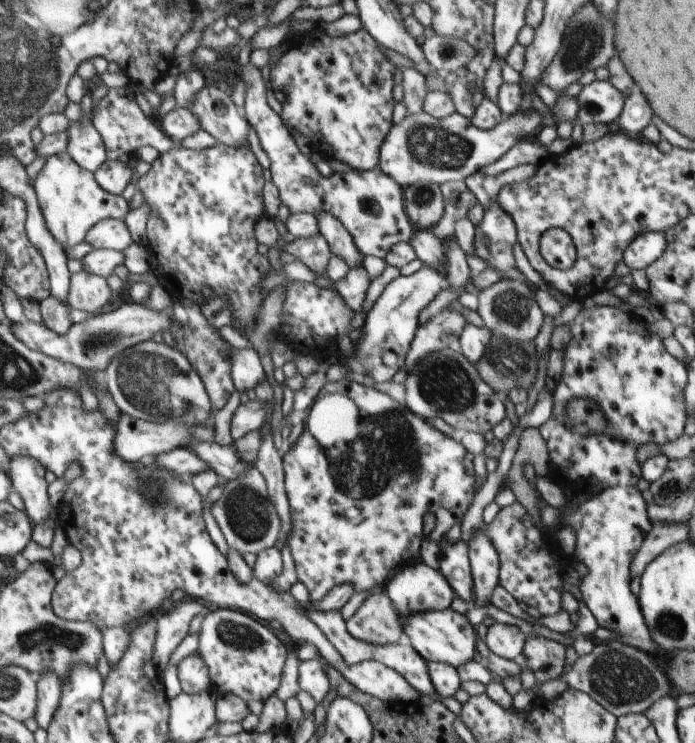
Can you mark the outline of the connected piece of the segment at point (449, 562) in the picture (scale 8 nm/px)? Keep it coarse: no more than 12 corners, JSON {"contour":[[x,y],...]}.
{"contour":[[444,537],[440,572],[470,607],[473,578],[469,548]]}

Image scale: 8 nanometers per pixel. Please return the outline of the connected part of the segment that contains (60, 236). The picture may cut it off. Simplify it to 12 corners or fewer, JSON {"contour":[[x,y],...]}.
{"contour":[[67,152],[46,159],[33,187],[65,250],[101,220],[130,222],[103,189]]}

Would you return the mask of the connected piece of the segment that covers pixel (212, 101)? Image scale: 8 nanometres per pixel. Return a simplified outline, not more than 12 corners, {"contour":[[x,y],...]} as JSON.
{"contour":[[204,85],[187,104],[201,128],[231,147],[249,122],[220,88]]}

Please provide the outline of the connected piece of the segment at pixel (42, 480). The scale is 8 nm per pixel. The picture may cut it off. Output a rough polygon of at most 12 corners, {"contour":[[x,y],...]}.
{"contour":[[31,456],[10,457],[14,489],[34,522],[56,516],[46,469]]}

